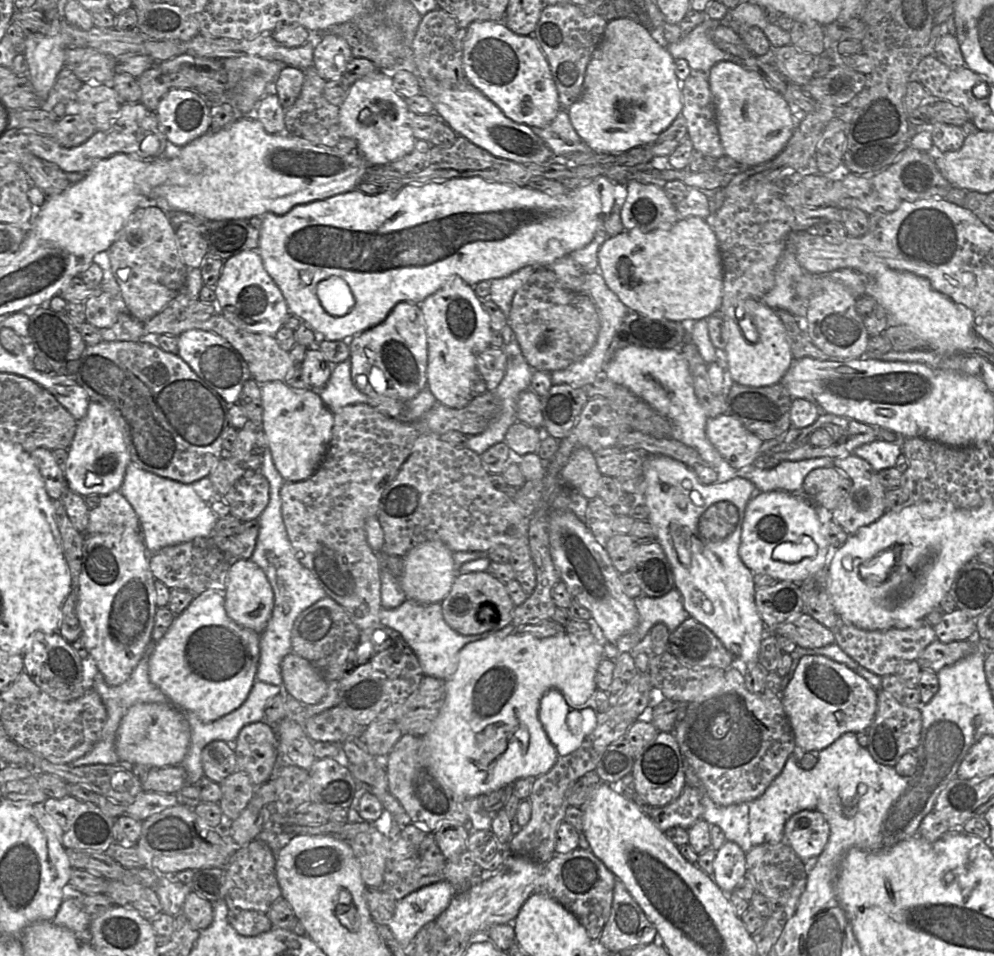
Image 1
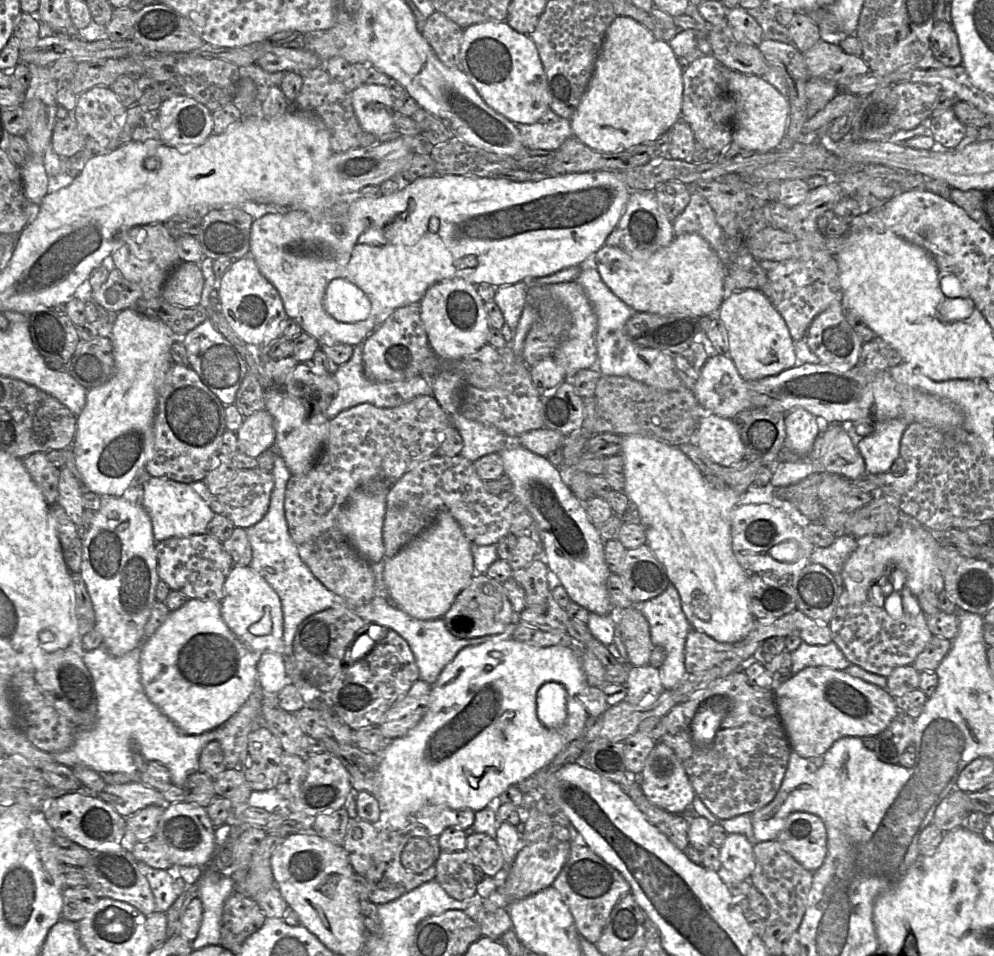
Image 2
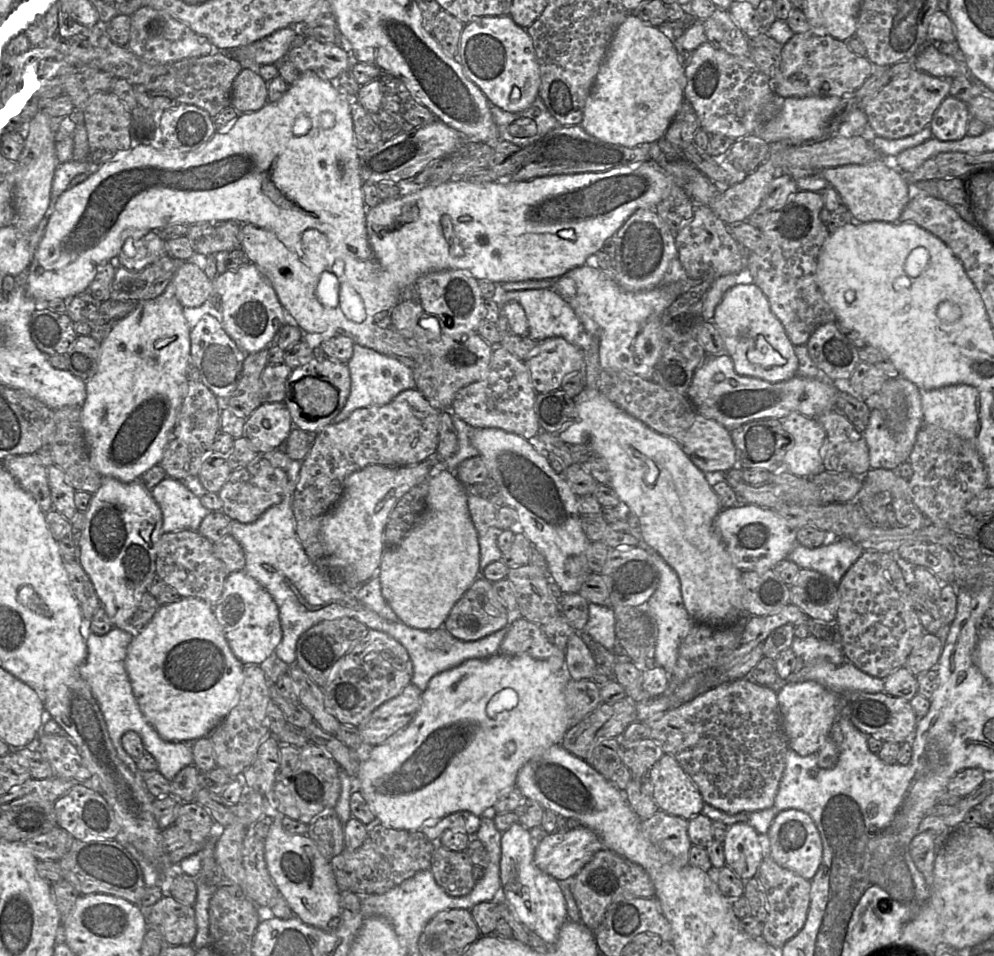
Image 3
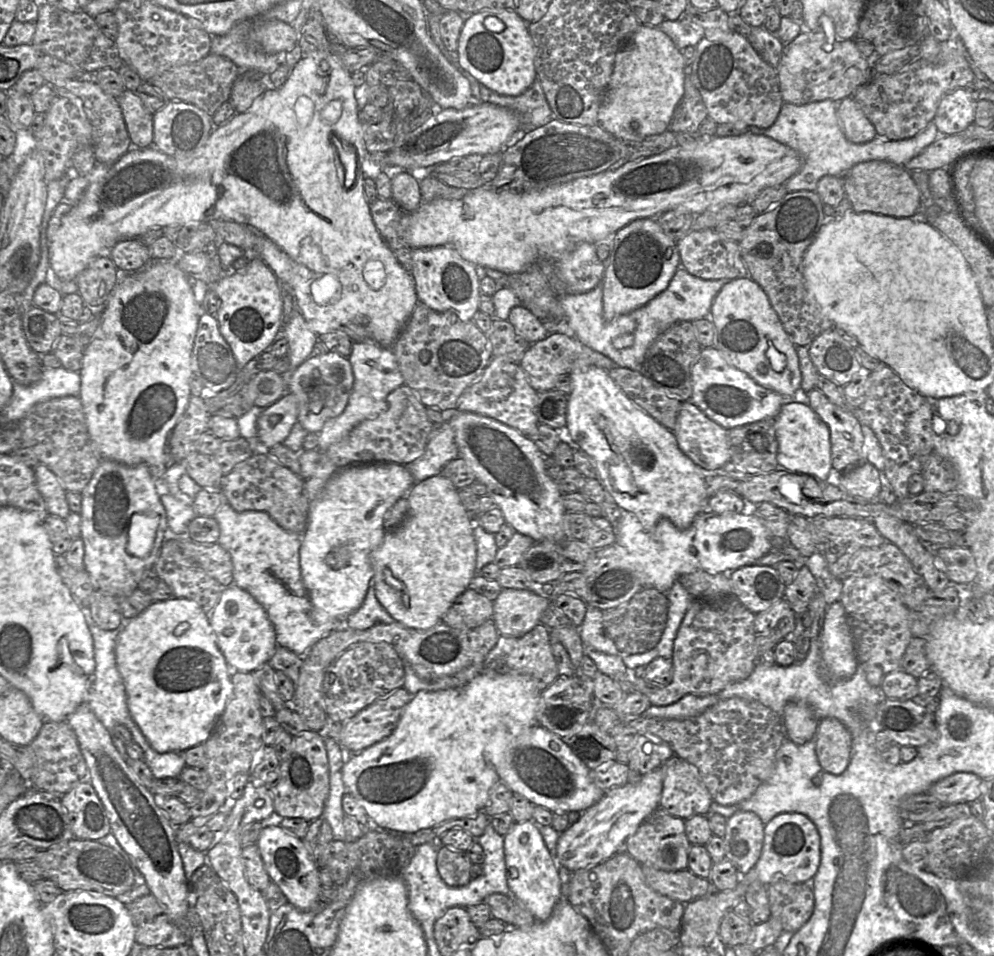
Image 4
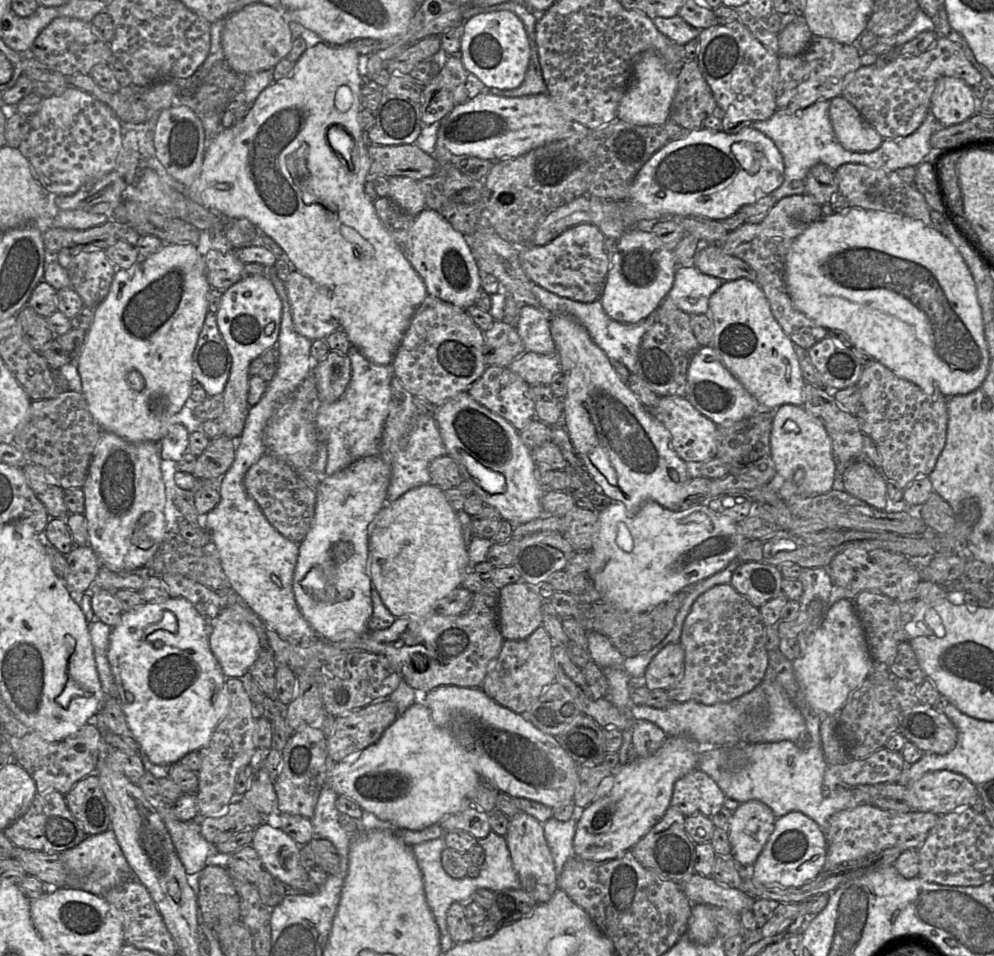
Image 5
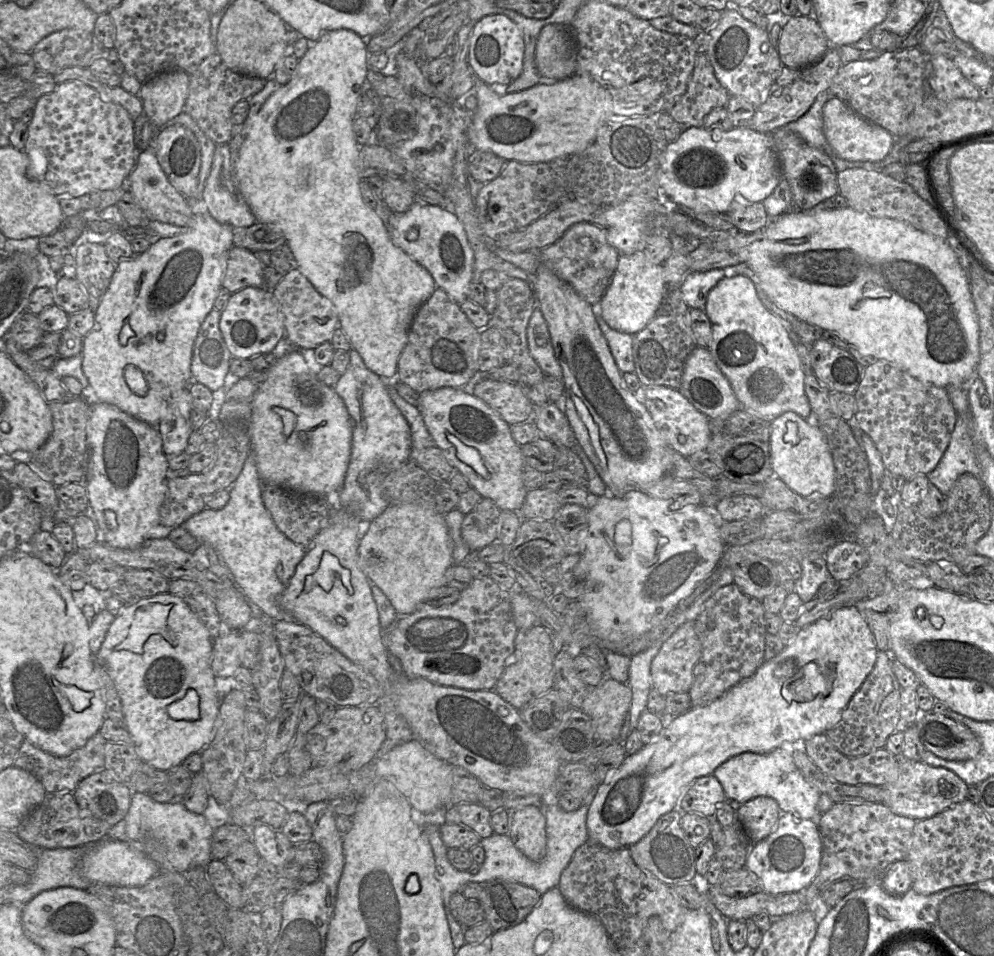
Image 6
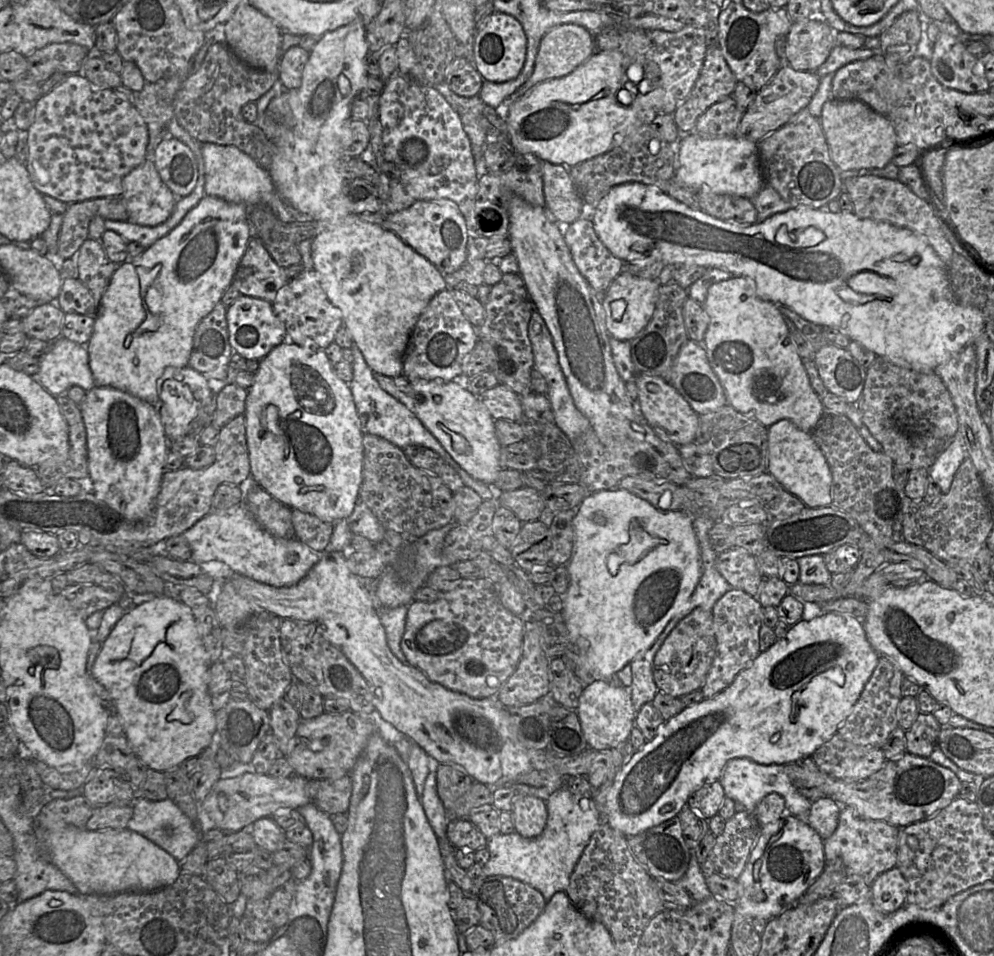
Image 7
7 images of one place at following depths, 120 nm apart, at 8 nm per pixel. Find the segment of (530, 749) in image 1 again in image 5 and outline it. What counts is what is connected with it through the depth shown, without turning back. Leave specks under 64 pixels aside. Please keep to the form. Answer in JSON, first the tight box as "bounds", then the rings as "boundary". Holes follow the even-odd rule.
{"bounds":[326,700,481,830],"boundary":[[[418,700],[398,715],[374,744],[340,762],[330,763],[326,785],[339,796],[346,796],[355,801],[363,811],[374,814],[395,828],[422,830],[460,812],[465,800],[468,799],[468,794],[480,779],[481,776],[469,761],[467,750],[449,730],[435,724],[430,710],[422,700]]]}

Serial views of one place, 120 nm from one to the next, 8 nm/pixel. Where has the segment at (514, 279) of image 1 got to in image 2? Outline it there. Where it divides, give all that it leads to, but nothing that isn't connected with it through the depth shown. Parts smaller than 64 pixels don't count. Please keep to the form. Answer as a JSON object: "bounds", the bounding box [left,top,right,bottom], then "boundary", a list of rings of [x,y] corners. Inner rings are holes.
{"bounds":[494,281,528,331],"boundary":[[[524,281],[497,288],[494,301],[499,306],[505,322],[510,329],[516,331],[522,312],[526,305],[528,286]]]}

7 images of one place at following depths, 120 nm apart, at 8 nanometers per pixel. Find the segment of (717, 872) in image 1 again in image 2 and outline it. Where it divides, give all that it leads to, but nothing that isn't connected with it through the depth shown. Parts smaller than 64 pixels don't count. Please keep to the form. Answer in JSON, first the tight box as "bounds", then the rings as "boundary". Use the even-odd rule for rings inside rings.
{"bounds":[720,834,755,881],"boundary":[[[728,834],[720,849],[720,861],[725,869],[737,881],[750,881],[755,869],[752,844],[742,834]]]}

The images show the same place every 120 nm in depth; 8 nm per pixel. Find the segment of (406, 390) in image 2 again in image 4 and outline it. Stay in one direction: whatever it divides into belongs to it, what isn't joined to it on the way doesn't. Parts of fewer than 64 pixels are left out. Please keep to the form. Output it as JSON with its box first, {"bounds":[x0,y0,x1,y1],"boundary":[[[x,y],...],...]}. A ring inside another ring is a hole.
{"bounds":[318,341,404,463],"boundary":[[[355,341],[348,360],[354,378],[352,391],[344,411],[339,416],[328,420],[318,433],[318,450],[321,452],[322,463],[329,446],[342,440],[361,422],[385,412],[388,408],[388,394],[404,384],[404,378],[392,348],[383,348],[372,341]]]}

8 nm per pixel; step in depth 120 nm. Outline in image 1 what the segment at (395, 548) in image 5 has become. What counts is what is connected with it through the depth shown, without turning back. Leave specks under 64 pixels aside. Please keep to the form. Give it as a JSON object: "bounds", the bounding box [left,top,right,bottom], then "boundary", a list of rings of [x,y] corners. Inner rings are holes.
{"bounds":[399,540,459,605],"boundary":[[[434,540],[420,543],[404,555],[403,571],[399,580],[407,599],[424,605],[441,603],[449,594],[459,574],[453,553],[443,542]]]}

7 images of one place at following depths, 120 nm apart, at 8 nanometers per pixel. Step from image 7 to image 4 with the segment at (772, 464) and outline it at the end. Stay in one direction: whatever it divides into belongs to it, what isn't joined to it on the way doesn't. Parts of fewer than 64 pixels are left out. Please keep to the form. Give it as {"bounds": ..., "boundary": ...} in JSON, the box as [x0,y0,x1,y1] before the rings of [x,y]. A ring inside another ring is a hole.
{"bounds":[775,403,832,481],"boundary":[[[807,403],[784,404],[775,418],[775,431],[779,445],[777,462],[780,467],[826,481],[832,468],[830,431]]]}

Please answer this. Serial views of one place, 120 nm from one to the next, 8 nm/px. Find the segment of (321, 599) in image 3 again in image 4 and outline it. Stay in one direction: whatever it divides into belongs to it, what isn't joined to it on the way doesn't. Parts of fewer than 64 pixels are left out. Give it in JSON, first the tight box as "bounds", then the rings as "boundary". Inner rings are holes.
{"bounds":[213,496,346,657],"boundary":[[[223,496],[213,517],[220,528],[218,543],[231,556],[233,584],[250,593],[263,606],[274,626],[278,646],[303,657],[318,640],[346,625],[346,619],[318,622],[313,617],[315,608],[301,576],[302,534],[283,529],[267,512],[237,512]]]}

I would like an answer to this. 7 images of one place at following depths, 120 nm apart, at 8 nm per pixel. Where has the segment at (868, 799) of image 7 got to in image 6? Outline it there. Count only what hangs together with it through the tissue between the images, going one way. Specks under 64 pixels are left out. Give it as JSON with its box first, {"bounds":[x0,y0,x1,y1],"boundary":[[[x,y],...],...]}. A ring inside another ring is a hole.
{"bounds":[882,758,968,820],"boundary":[[[899,758],[899,775],[895,782],[883,785],[886,788],[886,800],[882,802],[893,813],[915,820],[928,819],[942,811],[964,801],[967,798],[968,785],[953,771],[931,766],[922,760]]]}

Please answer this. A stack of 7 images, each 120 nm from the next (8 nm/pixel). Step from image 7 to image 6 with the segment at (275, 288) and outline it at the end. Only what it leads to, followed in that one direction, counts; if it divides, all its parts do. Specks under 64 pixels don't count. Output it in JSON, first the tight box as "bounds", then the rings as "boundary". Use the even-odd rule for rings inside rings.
{"bounds":[222,246,265,293],"boundary":[[[233,246],[227,256],[222,288],[235,293],[246,287],[264,288],[265,265],[248,249]]]}

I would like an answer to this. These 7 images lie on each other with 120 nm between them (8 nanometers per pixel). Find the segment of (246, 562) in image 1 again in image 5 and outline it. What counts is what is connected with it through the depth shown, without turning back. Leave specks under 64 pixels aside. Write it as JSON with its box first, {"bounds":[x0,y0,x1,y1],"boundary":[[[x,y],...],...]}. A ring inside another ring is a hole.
{"bounds":[209,607,261,678],"boundary":[[[223,607],[210,626],[209,644],[226,678],[248,673],[261,650],[254,626],[230,607]]]}

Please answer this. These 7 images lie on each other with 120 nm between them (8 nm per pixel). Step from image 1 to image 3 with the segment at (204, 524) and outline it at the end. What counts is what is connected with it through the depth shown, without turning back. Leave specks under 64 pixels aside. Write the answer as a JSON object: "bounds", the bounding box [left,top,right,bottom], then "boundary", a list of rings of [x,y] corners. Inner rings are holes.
{"bounds":[151,477,211,533],"boundary":[[[170,477],[160,481],[151,490],[151,495],[162,512],[163,533],[198,531],[203,519],[211,512],[182,481]]]}

